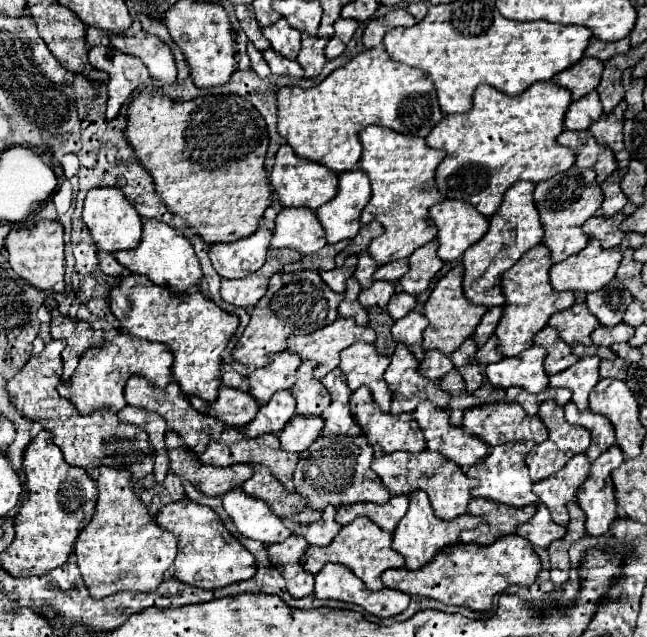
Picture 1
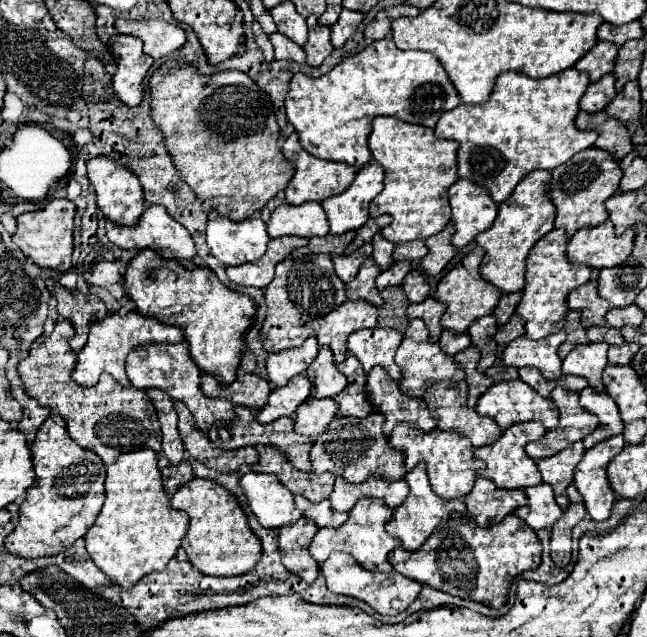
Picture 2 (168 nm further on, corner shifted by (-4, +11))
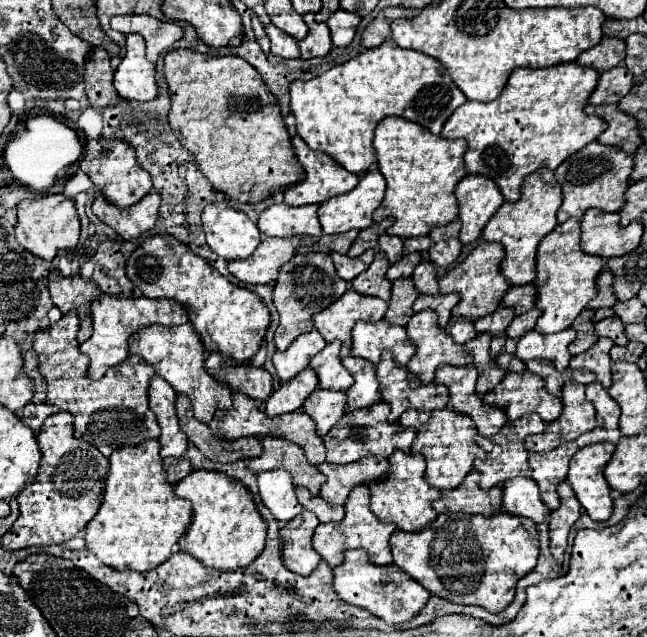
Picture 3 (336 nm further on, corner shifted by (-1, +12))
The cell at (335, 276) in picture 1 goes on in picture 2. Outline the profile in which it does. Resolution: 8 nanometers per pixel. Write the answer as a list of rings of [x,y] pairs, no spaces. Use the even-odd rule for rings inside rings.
[[[362,245],[360,249],[356,249],[352,255],[332,255],[334,267],[336,267],[336,275],[348,283],[352,281],[352,277],[356,277],[356,273],[360,271],[360,265],[372,255],[372,245]]]

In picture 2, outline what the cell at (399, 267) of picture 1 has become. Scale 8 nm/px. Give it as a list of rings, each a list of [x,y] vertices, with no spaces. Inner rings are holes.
[[[410,241],[410,243],[400,243],[396,245],[396,251],[394,251],[394,261],[398,259],[410,259],[410,261],[418,261],[422,259],[424,255],[428,253],[428,247],[424,241]]]

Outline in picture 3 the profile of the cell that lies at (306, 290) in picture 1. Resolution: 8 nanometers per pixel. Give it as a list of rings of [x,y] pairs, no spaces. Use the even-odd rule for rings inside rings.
[[[323,252],[295,254],[289,262],[285,262],[279,270],[279,276],[273,288],[273,304],[279,312],[279,326],[275,330],[275,348],[287,350],[297,336],[313,330],[311,316],[315,312],[325,310],[335,300],[339,300],[347,292],[347,288],[349,288],[349,282],[337,276],[329,254],[323,254]]]

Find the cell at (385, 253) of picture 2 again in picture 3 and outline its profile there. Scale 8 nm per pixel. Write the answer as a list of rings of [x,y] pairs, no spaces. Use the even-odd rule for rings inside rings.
[[[381,234],[379,236],[379,250],[387,254],[389,264],[395,264],[401,256],[403,256],[403,240],[397,236],[389,236],[389,234]]]

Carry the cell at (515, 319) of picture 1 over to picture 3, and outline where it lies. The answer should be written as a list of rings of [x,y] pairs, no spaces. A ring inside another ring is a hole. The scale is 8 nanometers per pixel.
[[[567,220],[557,224],[555,230],[551,230],[537,248],[537,278],[533,284],[537,288],[535,306],[541,310],[541,316],[537,318],[533,330],[541,334],[553,334],[569,328],[579,312],[587,306],[587,302],[595,296],[595,276],[601,272],[603,262],[601,258],[581,250],[579,234],[579,222]]]

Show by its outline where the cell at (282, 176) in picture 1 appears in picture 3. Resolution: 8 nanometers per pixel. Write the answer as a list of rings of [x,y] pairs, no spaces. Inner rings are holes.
[[[293,136],[293,150],[297,154],[297,160],[299,164],[303,166],[305,170],[305,180],[291,186],[289,190],[285,190],[285,204],[293,204],[293,206],[303,206],[303,204],[321,204],[323,200],[329,200],[333,196],[339,196],[339,194],[345,194],[349,190],[353,190],[359,182],[359,176],[341,168],[341,164],[337,164],[331,156],[327,156],[325,152],[317,152],[317,150],[311,150],[299,136]]]

